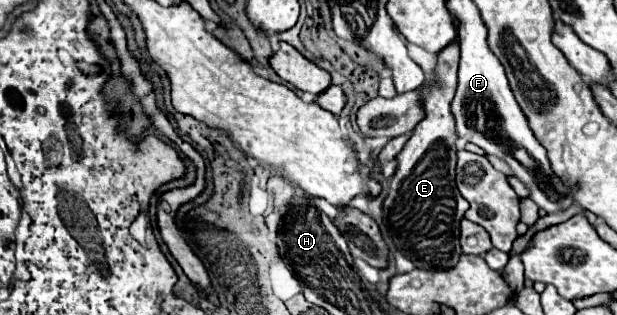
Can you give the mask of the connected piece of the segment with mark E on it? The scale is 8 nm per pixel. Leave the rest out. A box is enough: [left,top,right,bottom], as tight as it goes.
[384,39,468,269]

